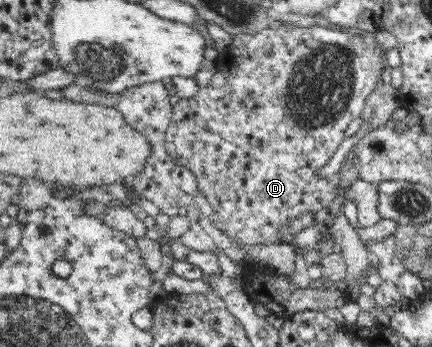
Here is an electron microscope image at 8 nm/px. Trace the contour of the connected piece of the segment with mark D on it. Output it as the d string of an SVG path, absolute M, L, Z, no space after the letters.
M291 25L269 28L258 34L238 34L234 36L229 47L219 52L216 59L217 71L225 72L228 82L212 82L200 88L196 96L188 99L180 99L173 106L171 120L165 132L165 143L170 158L180 166L185 166L194 173L197 180L197 188L216 211L220 220L220 227L228 234L230 240L235 239L239 244L249 244L253 247L260 244L289 243L294 244L294 239L281 236L281 229L286 222L298 218L300 214L311 211L316 214L322 208L327 207L335 196L338 187L332 188L328 178L320 176L320 168L328 164L332 156L336 154L338 146L345 139L344 132L351 120L359 117L364 108L364 101L375 90L377 82L382 80L382 68L390 65L387 60L386 50L382 45L378 47L375 35L372 32L363 32L363 35L351 35L349 32L336 31L320 26L310 28L296 28Z

